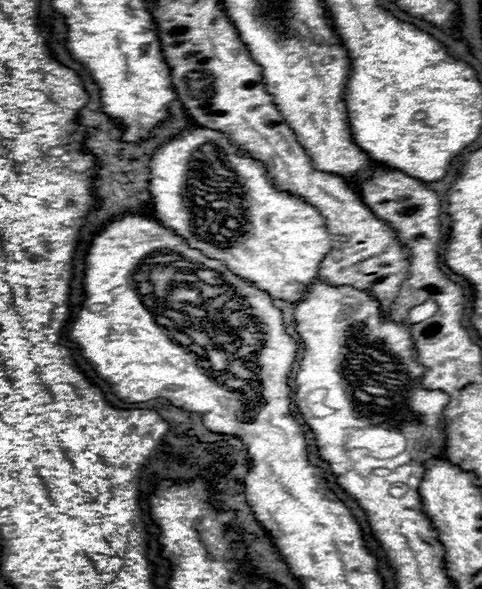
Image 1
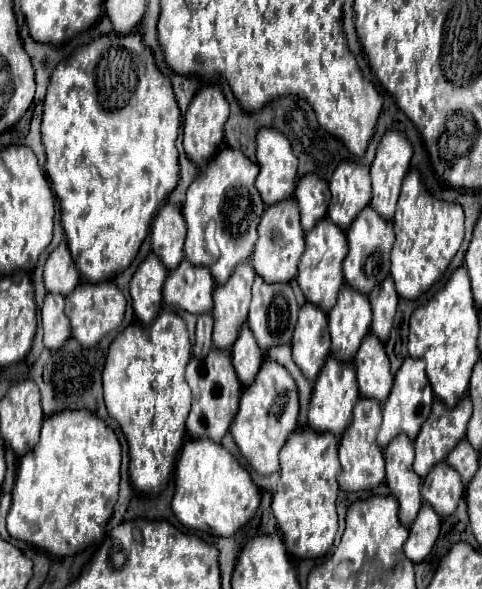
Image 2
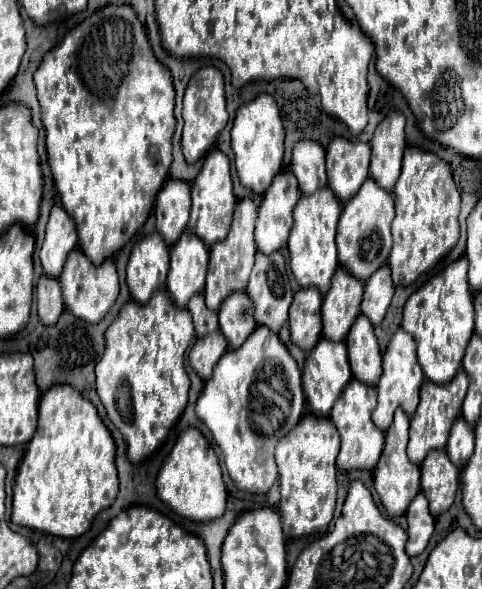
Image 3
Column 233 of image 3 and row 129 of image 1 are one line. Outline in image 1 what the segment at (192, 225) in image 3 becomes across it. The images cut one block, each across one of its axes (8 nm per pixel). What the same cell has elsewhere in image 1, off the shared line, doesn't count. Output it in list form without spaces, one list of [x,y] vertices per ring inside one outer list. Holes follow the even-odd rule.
[[[192,122],[190,130],[184,130],[158,146],[150,160],[148,184],[154,216],[164,222],[164,226],[176,230],[188,246],[204,250],[208,258],[222,260],[236,276],[250,280],[272,298],[282,298],[292,304],[304,298],[304,286],[318,276],[318,264],[330,250],[332,238],[324,228],[324,218],[320,218],[318,210],[290,192],[278,192],[266,176],[264,164],[238,156],[238,146],[232,146],[230,138],[218,130]]]

